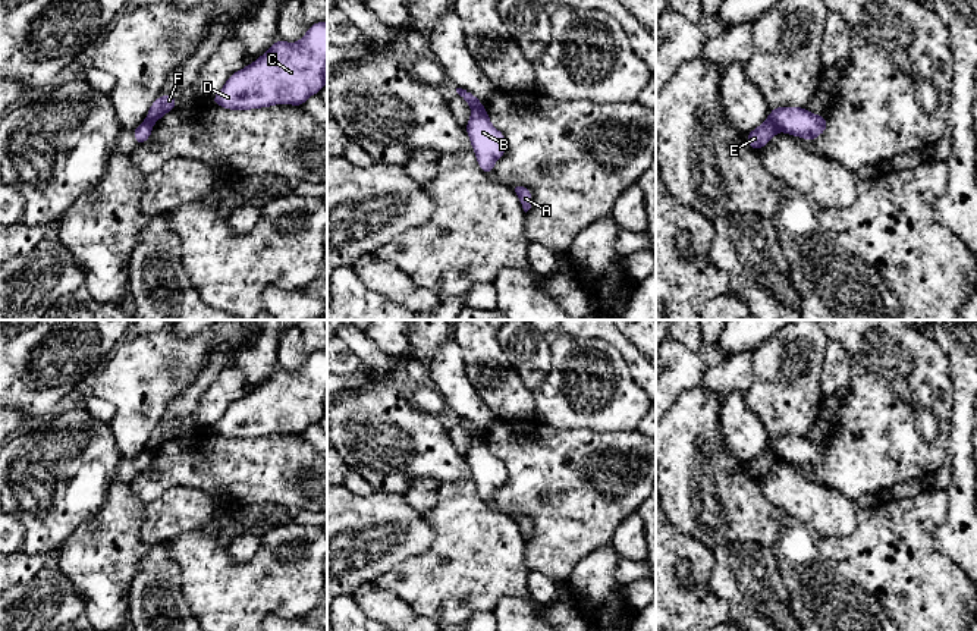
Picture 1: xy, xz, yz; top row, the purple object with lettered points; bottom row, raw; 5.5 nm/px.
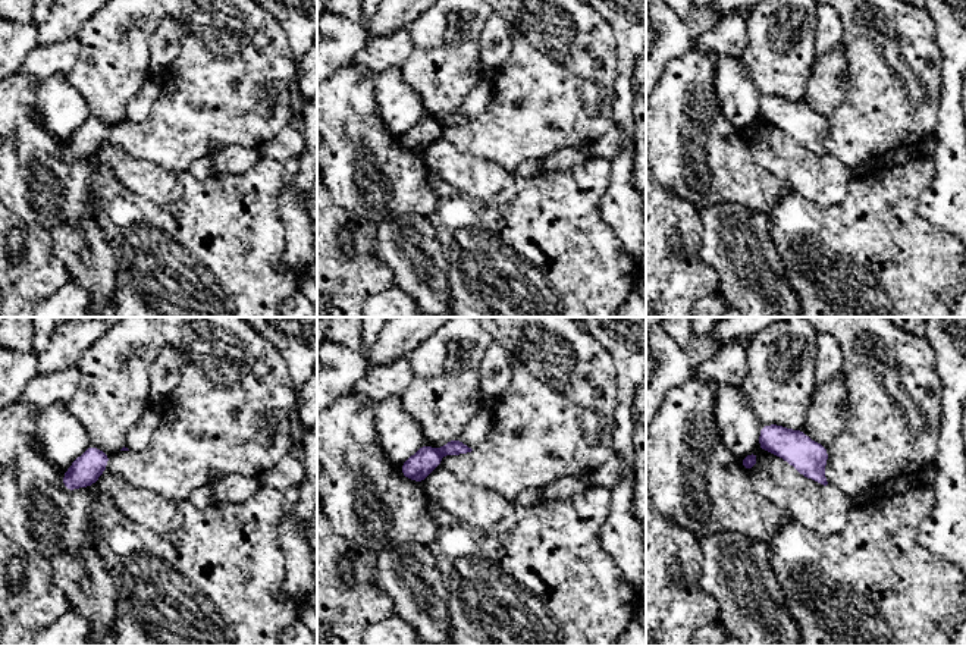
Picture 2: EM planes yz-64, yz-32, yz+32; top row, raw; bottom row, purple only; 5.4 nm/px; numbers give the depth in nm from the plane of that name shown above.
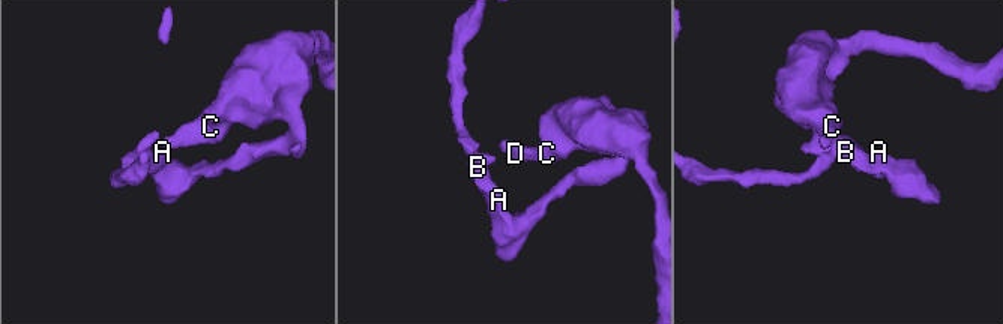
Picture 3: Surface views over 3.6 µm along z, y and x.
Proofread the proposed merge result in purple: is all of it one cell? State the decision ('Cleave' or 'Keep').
Cleave

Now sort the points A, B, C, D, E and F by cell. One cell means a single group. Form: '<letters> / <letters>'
A B C D F / E

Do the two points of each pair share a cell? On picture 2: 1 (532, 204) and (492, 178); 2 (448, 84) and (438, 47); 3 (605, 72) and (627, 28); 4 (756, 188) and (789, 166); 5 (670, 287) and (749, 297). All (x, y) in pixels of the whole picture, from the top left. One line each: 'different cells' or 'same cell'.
1: different cells
2: same cell
3: different cells
4: different cells
5: different cells

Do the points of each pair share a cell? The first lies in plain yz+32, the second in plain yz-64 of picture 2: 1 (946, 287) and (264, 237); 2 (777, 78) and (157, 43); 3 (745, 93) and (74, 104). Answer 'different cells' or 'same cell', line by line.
1: same cell
2: different cells
3: same cell

